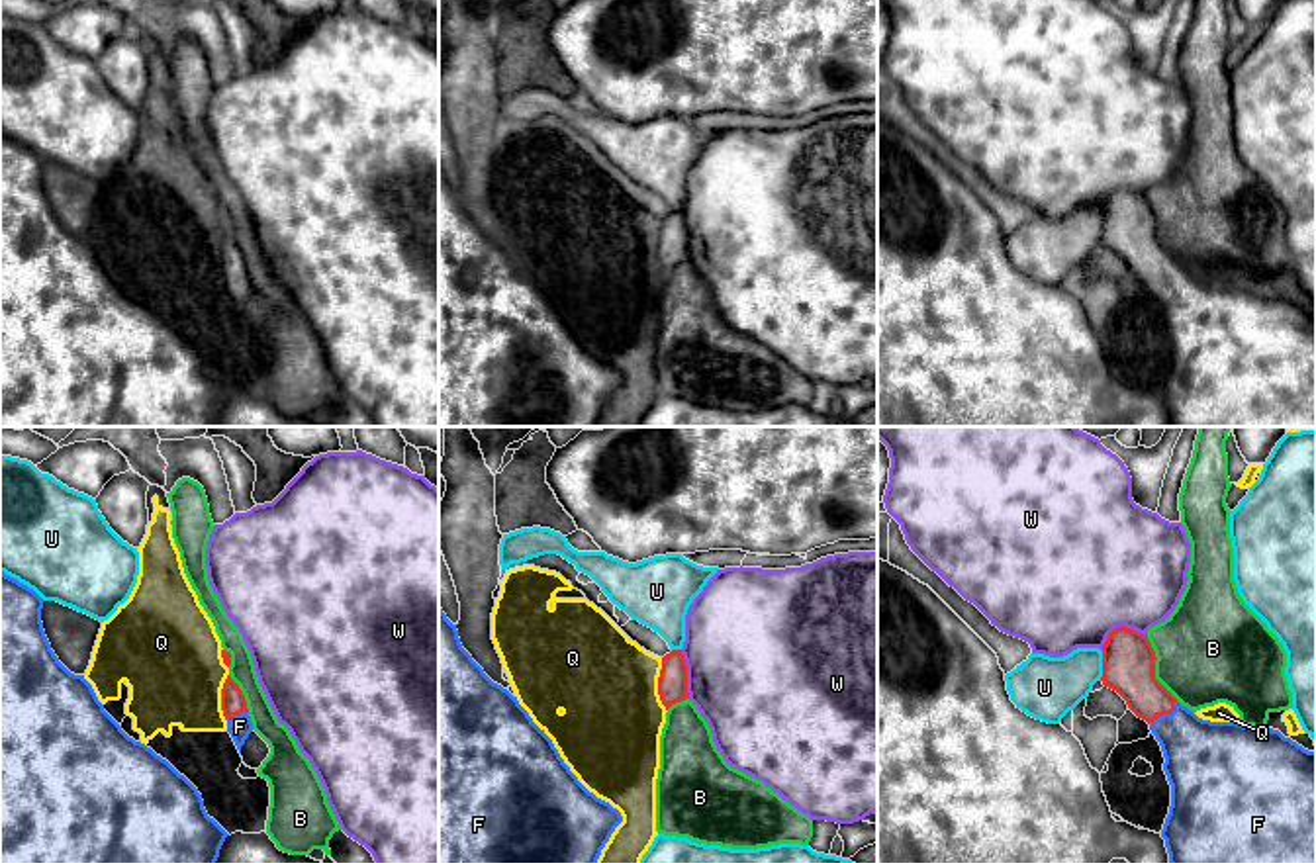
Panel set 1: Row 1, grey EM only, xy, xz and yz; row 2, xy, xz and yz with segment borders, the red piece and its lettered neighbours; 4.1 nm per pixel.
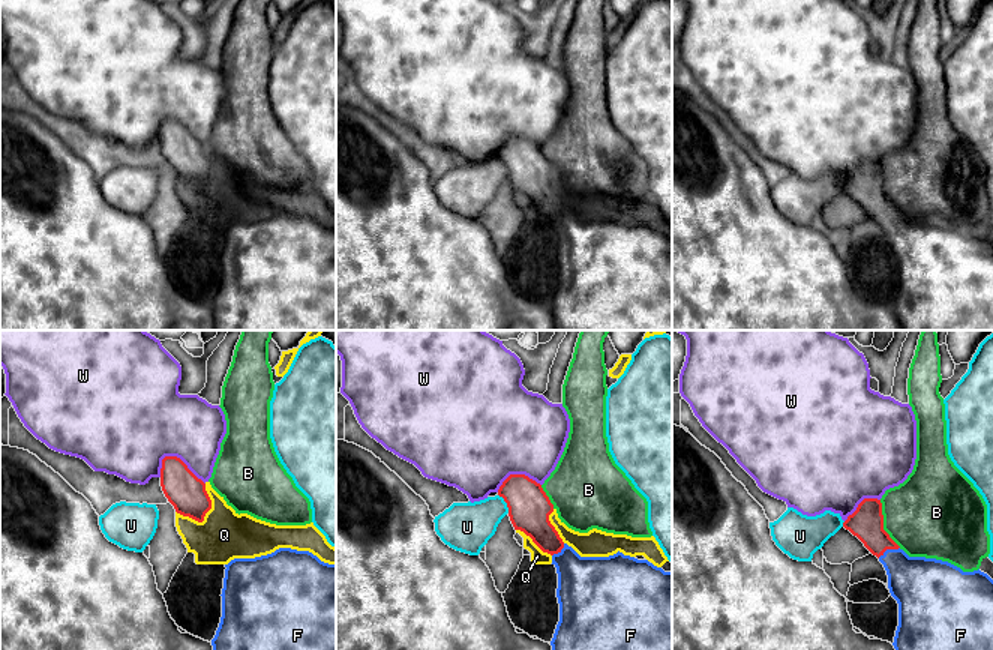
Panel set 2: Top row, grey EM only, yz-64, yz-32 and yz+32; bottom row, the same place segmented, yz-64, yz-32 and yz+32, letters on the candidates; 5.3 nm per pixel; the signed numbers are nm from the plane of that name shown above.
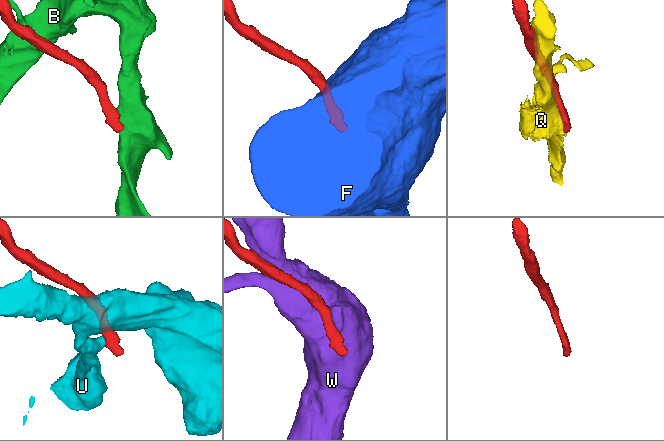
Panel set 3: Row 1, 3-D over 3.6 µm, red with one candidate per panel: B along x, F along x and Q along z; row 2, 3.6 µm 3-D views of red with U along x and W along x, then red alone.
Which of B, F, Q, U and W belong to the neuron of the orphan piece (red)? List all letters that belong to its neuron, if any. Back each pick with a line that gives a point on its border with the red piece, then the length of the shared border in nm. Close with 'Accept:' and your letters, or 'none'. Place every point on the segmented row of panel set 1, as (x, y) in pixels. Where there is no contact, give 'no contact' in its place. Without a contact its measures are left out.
F: contact yz (1164, 713); length 160 nm
Accept: F

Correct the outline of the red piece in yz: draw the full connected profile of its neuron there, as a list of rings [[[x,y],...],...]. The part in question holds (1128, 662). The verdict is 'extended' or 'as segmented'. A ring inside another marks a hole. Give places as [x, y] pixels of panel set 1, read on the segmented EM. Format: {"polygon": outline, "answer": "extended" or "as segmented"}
{"polygon": [[[1118,626],[1103,646],[1101,681],[1150,724],[1161,746],[1163,771],[1171,785],[1171,806],[1161,830],[1169,863],[1316,863],[1316,751],[1304,749],[1273,728],[1257,730],[1198,718],[1155,679],[1155,659],[1148,636]]], "answer": "extended"}

